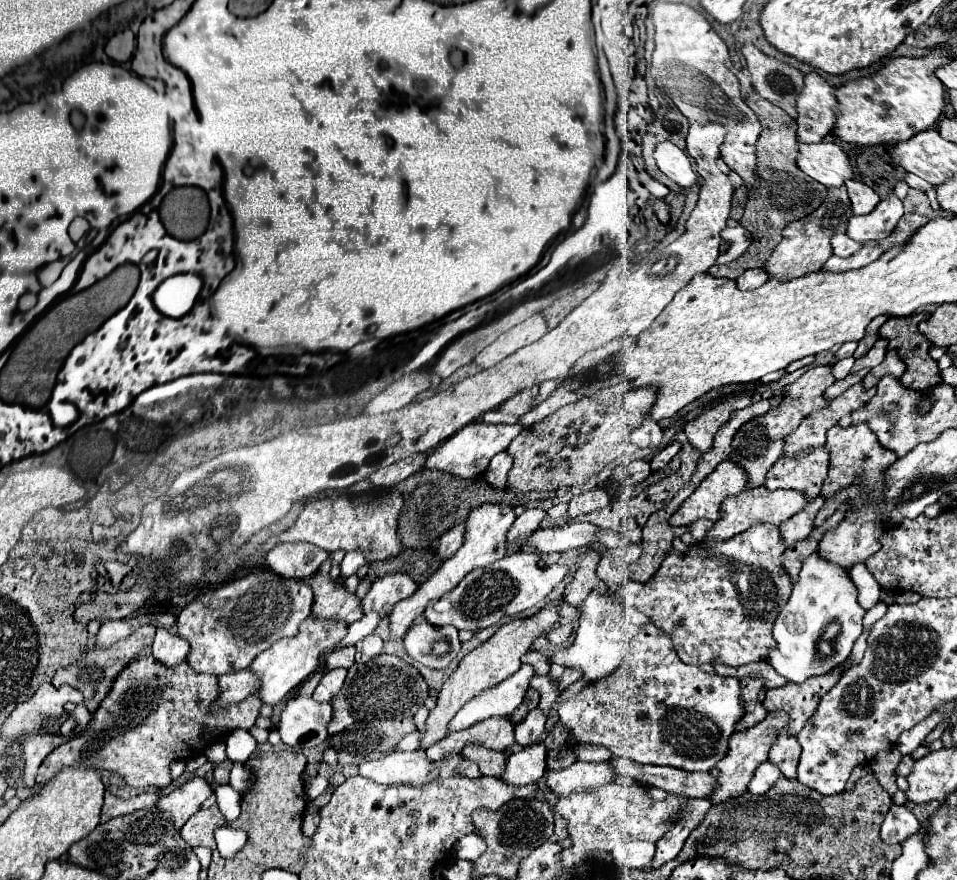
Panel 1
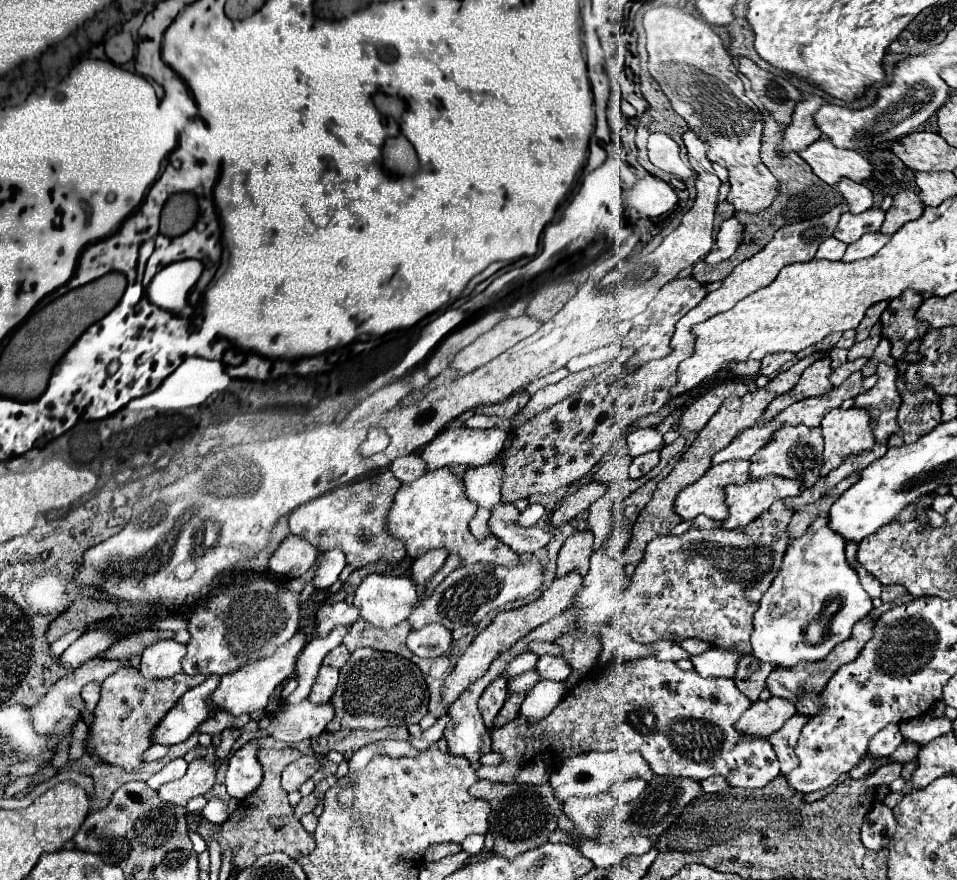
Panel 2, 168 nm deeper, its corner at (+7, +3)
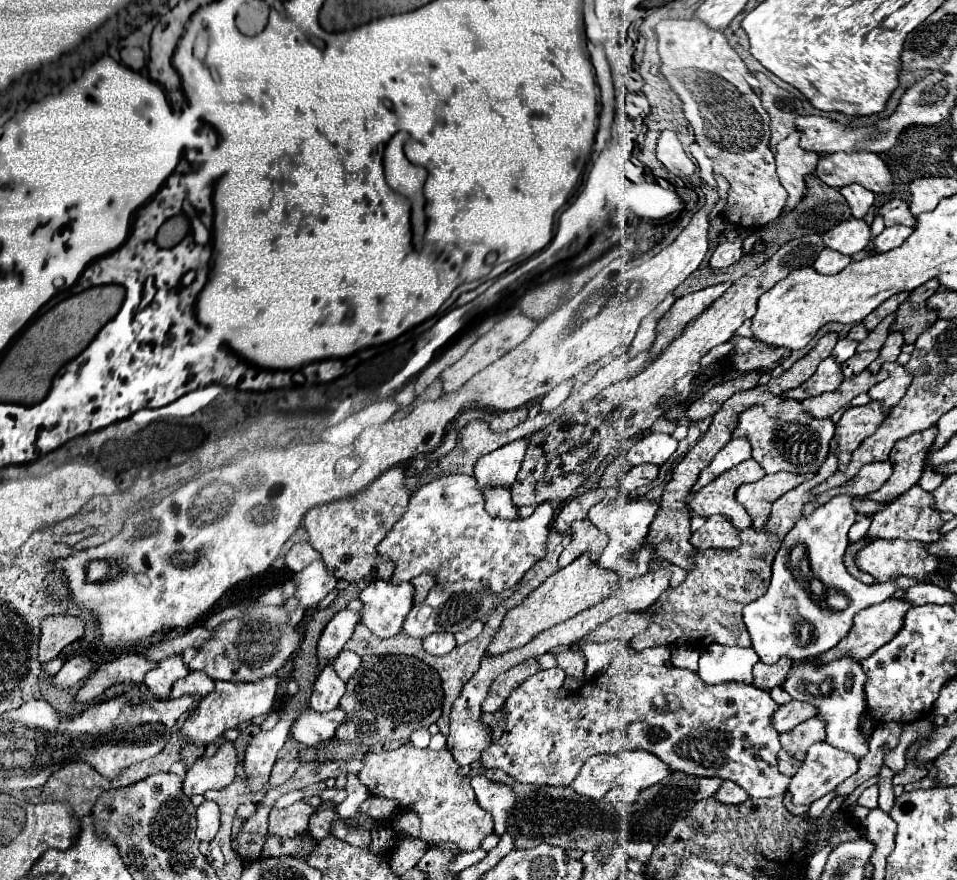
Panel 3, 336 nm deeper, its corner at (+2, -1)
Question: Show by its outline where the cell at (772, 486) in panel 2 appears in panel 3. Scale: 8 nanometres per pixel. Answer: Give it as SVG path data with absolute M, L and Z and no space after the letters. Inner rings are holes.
M785 471L775 475L765 475L761 481L741 485L737 489L737 501L749 511L753 519L753 527L759 531L767 523L773 501L779 499L789 489L801 485L803 481L805 481L805 475L795 475Z

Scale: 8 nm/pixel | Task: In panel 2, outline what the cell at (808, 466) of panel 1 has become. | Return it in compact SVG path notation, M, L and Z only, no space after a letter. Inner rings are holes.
M782 427L774 437L768 447L760 449L752 459L750 459L750 479L764 479L768 475L778 475L786 479L800 479L804 487L812 487L820 479L820 459L824 451L824 439L822 439L822 429L810 429L810 427Z

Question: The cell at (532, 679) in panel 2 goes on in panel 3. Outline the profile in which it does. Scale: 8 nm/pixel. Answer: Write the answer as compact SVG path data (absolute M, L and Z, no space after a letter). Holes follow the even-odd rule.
M667 647L637 651L623 661L613 661L603 675L585 681L581 689L567 693L565 697L557 695L565 680L565 672L559 667L531 675L507 697L503 705L505 731L497 743L481 753L479 763L483 767L503 769L521 783L567 787L579 775L583 763L597 753L645 749L659 759L665 759L673 771L735 781L749 797L775 797L785 793L791 779L777 769L779 733L771 725L771 717L779 705L771 695L749 683L707 685L697 673L673 667L667 661L669 655Z

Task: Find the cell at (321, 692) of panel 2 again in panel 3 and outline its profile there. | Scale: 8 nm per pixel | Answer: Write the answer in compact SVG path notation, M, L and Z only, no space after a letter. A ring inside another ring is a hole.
M325 665L323 671L317 675L313 695L311 695L311 709L325 713L339 707L339 699L345 695L345 681L335 673L331 665Z

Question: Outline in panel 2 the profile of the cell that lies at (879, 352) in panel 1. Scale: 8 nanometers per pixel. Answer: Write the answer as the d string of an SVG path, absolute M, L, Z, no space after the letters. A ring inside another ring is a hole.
M876 323L876 325L872 327L872 331L870 331L870 337L868 337L866 341L862 341L862 343L854 343L854 347L848 351L848 359L850 359L850 361L860 359L860 357L870 359L872 353L874 353L874 349L876 349L876 345L880 343L880 339L882 339L880 323Z

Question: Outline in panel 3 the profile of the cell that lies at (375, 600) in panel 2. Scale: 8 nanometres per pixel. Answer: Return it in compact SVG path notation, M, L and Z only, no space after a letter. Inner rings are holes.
M373 581L361 591L359 599L365 605L363 623L373 635L389 639L401 631L403 621L413 607L413 585Z

